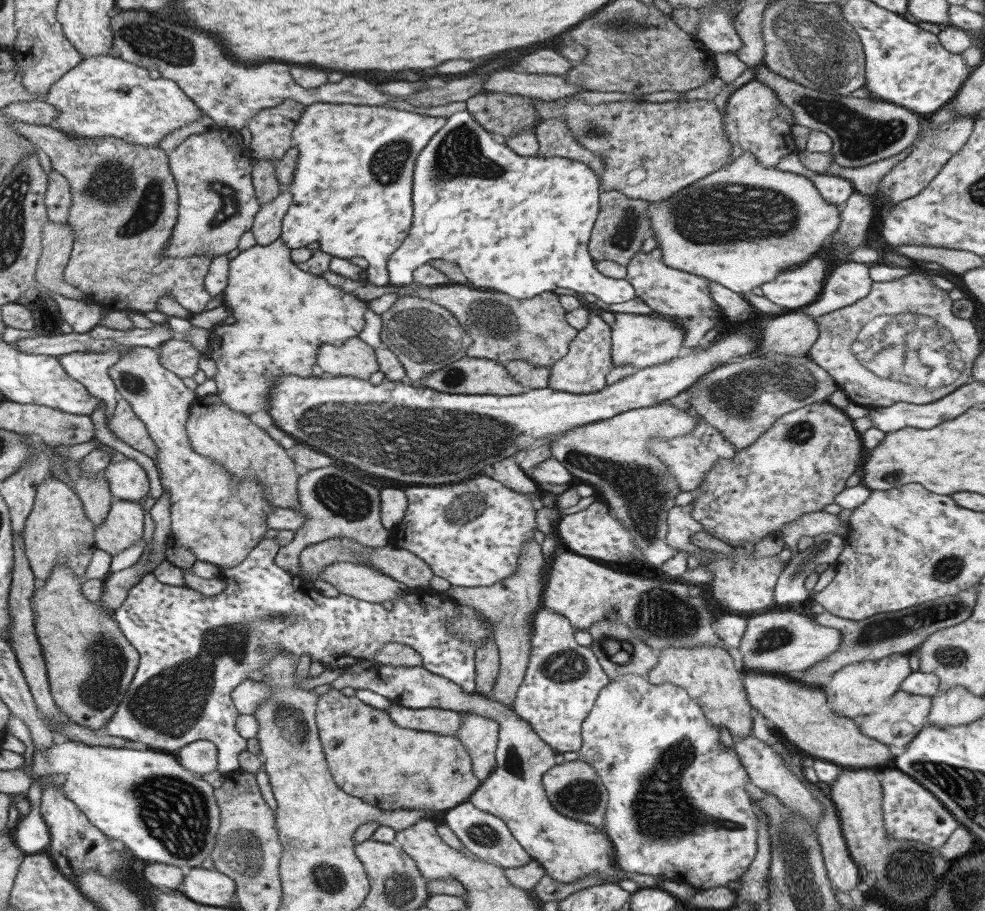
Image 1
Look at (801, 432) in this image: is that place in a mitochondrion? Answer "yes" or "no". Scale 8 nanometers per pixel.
yes

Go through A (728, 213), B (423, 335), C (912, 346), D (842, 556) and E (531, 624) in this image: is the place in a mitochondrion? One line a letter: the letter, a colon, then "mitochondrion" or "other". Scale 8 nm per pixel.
A: mitochondrion
B: mitochondrion
C: mitochondrion
D: other
E: other

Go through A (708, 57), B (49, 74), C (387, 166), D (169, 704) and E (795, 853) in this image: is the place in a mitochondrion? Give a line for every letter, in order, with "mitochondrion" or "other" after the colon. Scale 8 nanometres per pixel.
A: other
B: other
C: mitochondrion
D: mitochondrion
E: mitochondrion

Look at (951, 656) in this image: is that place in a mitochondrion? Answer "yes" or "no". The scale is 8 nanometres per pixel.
yes

